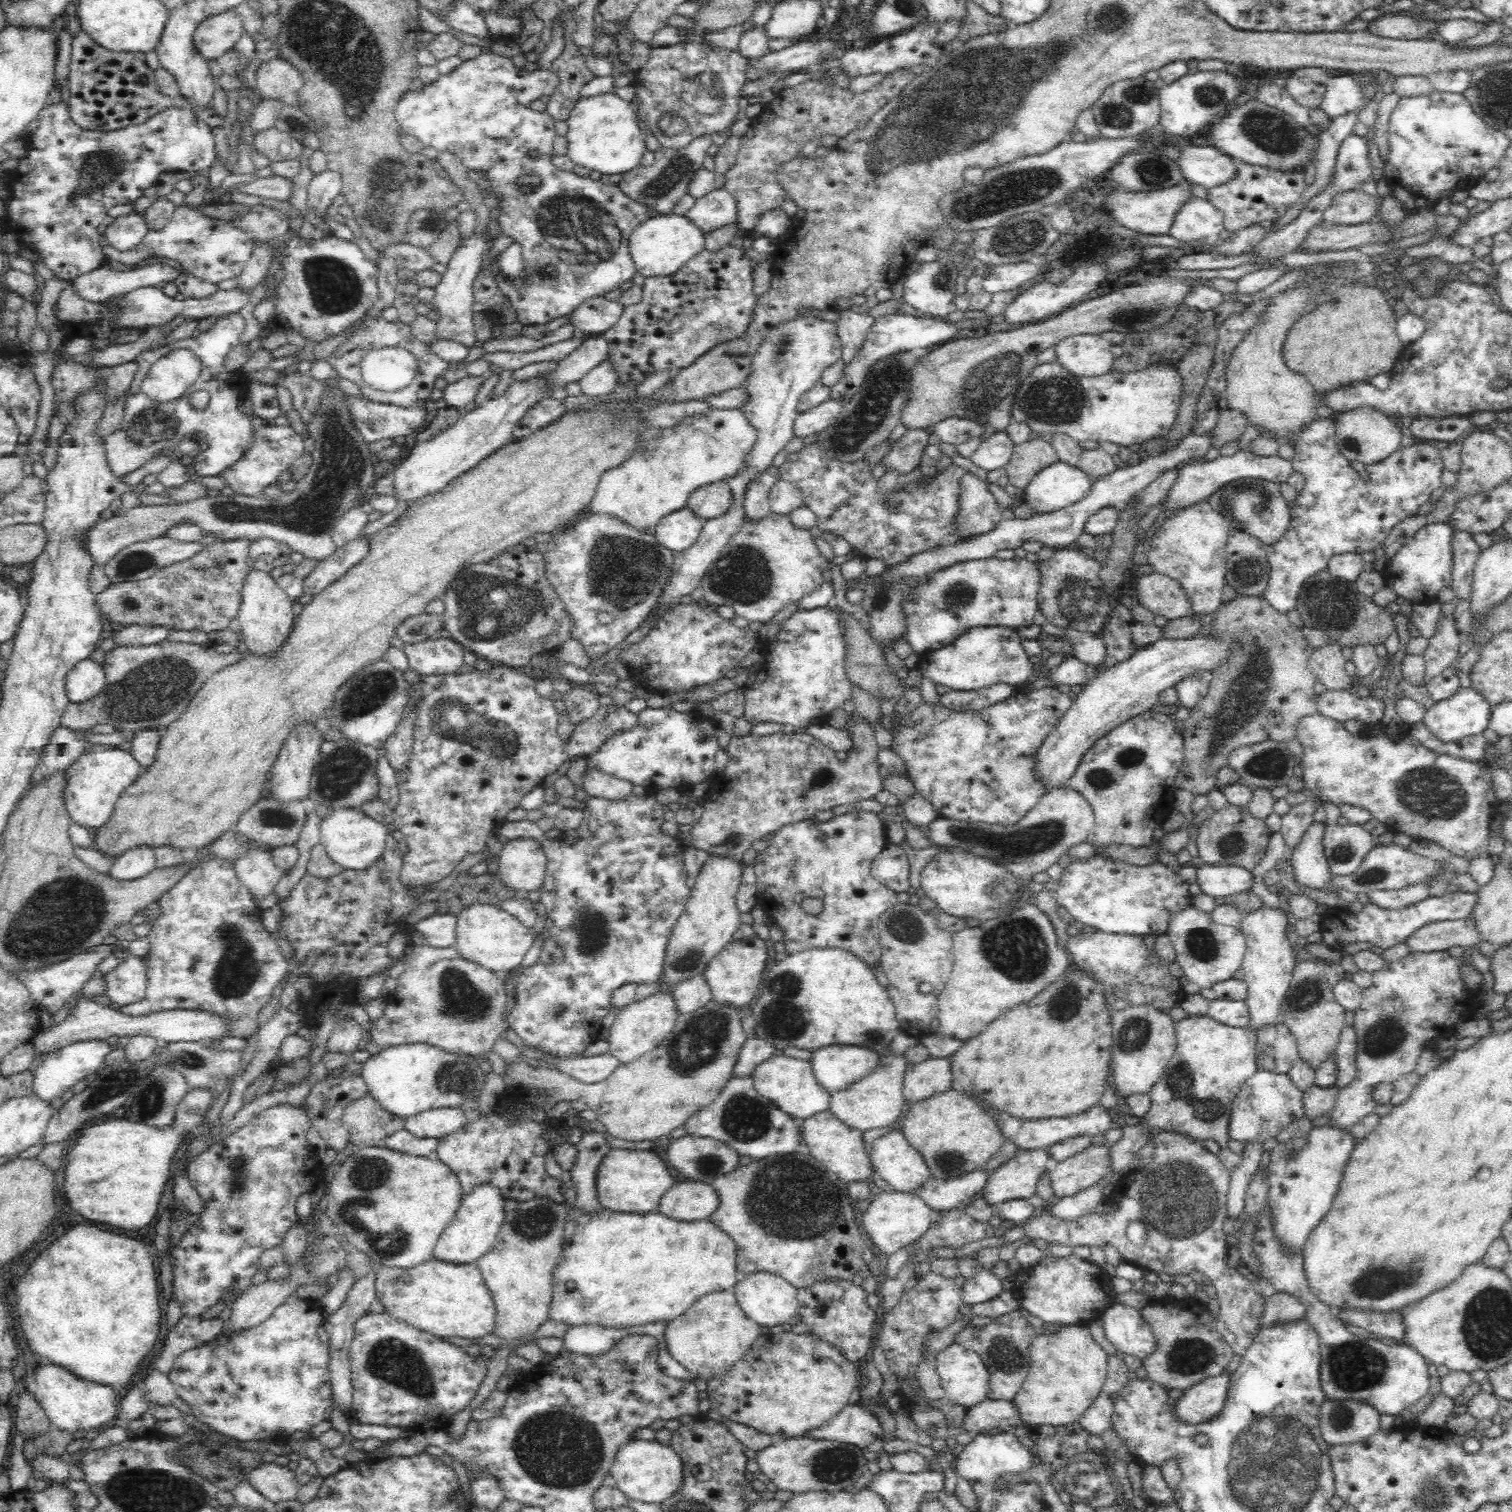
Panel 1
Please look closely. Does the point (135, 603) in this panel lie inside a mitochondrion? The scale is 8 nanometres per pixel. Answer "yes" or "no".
yes

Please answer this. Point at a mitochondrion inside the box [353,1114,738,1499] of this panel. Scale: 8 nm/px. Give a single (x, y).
(556, 1450)

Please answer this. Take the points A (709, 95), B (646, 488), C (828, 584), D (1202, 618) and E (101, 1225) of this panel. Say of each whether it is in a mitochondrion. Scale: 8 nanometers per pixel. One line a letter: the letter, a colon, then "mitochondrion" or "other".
A: mitochondrion
B: other
C: other
D: other
E: other

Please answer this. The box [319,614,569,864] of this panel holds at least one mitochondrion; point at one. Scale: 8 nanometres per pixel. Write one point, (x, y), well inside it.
(365, 695)

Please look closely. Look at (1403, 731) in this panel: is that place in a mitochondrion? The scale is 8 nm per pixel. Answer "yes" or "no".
no

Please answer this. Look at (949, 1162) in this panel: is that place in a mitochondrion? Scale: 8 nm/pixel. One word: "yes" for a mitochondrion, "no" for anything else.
yes

